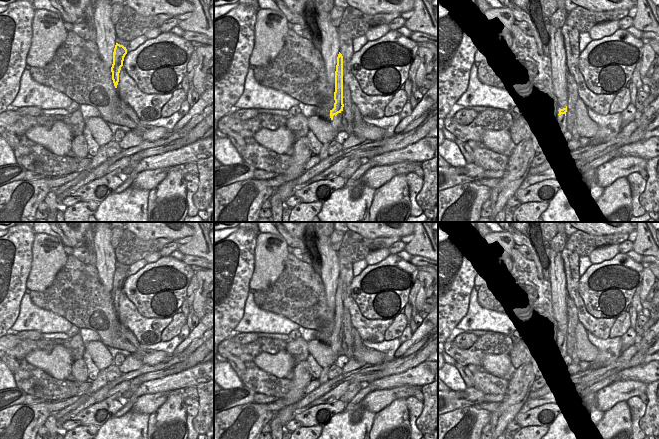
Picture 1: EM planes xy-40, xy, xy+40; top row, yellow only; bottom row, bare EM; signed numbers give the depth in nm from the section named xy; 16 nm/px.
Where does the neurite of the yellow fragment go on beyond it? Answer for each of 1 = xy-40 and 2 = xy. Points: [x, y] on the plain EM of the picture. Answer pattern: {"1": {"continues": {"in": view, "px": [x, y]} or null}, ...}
{"1": {"continues": null}, "2": {"continues": {"in": "xy", "px": [336, 346]}}}

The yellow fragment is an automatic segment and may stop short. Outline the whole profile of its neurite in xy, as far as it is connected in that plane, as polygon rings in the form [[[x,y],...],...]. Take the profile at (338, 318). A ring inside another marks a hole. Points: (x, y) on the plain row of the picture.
[[[339,276],[337,281],[337,289],[335,295],[335,316],[334,316],[334,332],[330,334],[330,342],[333,353],[338,357],[342,353],[341,341],[339,337],[343,335],[343,280]]]

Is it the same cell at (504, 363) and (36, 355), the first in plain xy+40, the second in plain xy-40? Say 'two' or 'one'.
one

